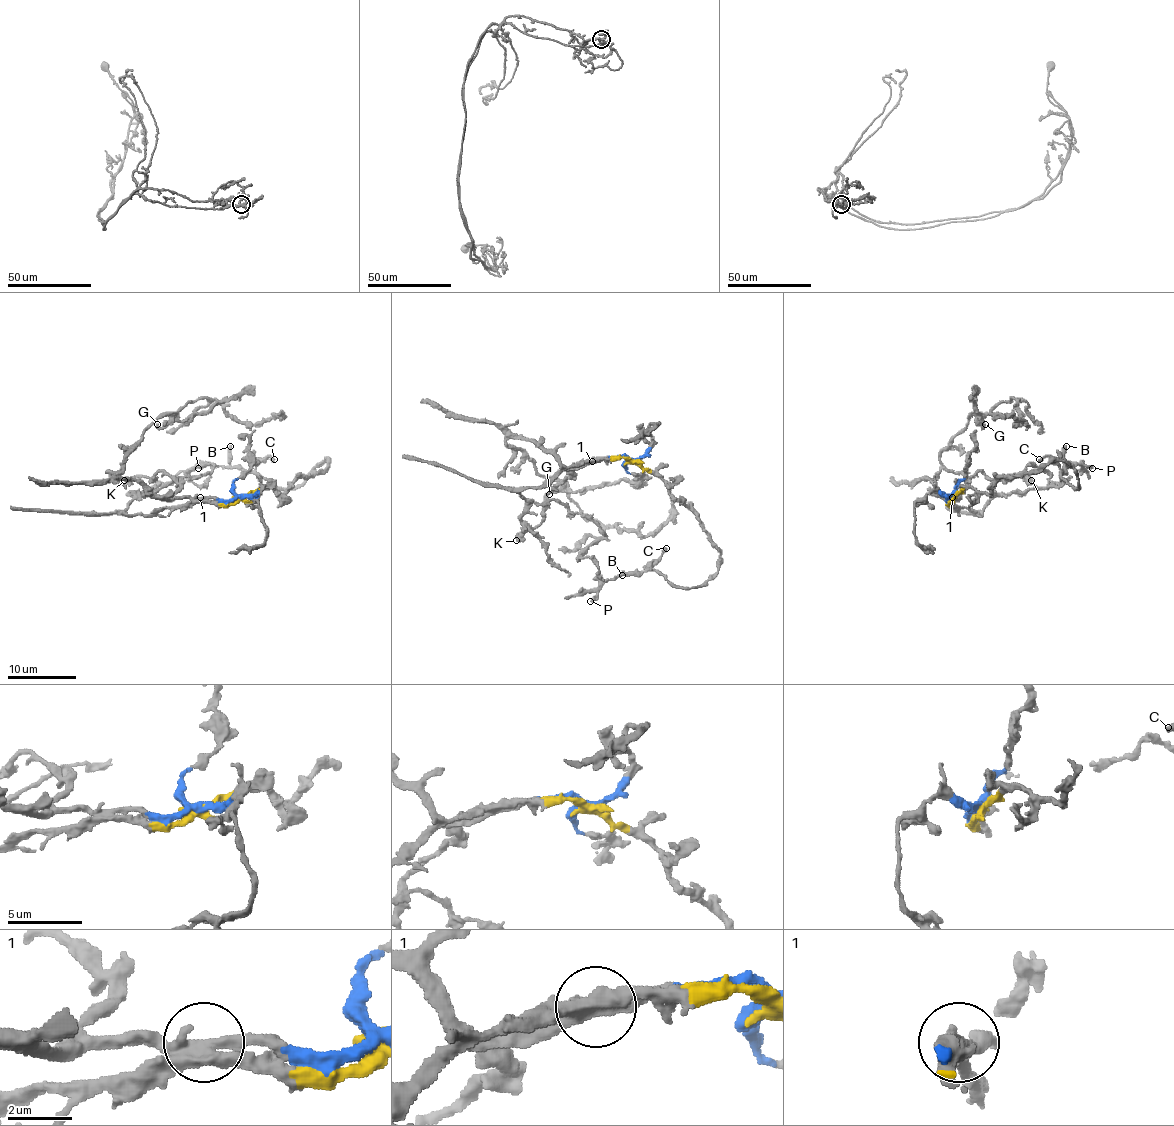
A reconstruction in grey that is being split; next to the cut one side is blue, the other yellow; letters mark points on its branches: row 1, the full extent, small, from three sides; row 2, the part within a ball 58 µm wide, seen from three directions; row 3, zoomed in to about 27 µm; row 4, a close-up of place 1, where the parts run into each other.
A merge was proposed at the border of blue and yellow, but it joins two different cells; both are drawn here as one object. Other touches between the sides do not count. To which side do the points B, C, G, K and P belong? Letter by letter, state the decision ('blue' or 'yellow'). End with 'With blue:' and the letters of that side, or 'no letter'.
B: yellow
C: yellow
G: blue
K: blue
P: yellow
With blue: G, K

